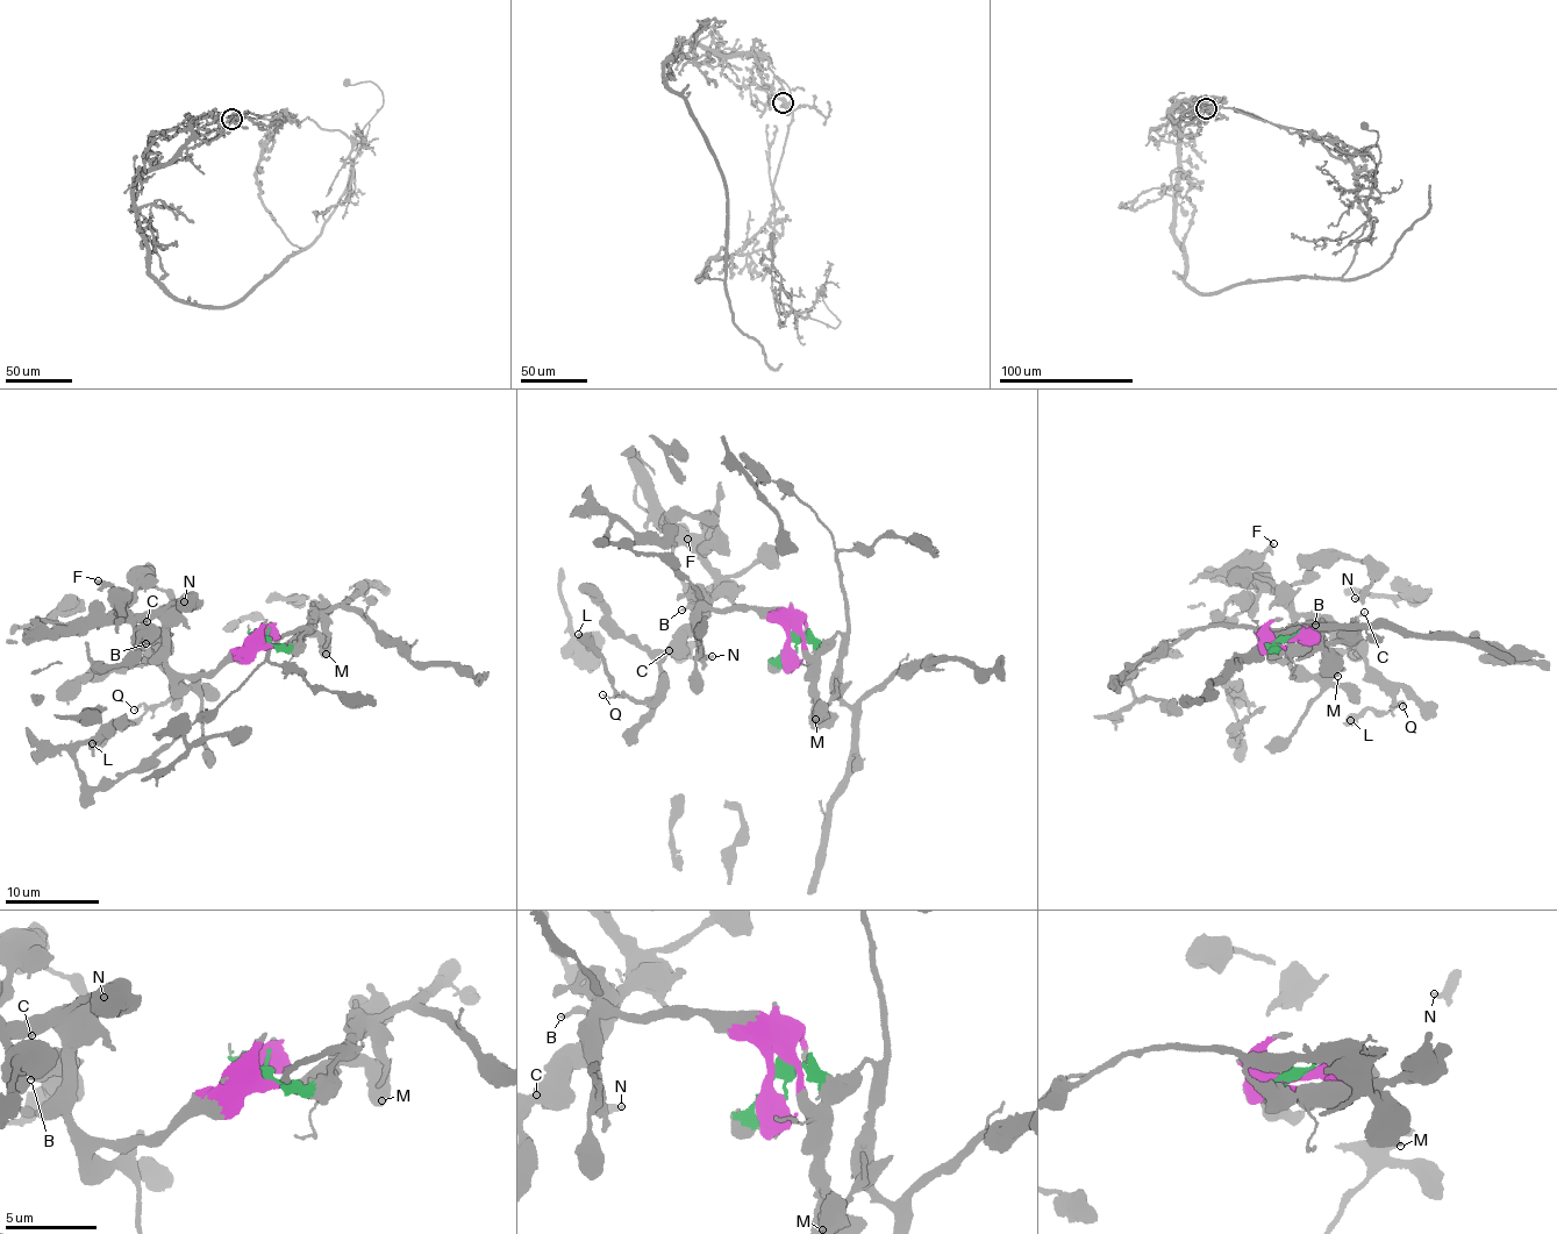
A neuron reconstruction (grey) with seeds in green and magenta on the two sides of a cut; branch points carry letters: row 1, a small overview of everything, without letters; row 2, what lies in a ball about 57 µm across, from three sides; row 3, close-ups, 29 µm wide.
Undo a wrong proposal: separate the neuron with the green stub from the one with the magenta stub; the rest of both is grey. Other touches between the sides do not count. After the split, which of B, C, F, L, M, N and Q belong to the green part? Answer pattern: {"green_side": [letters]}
{"green_side": []}

